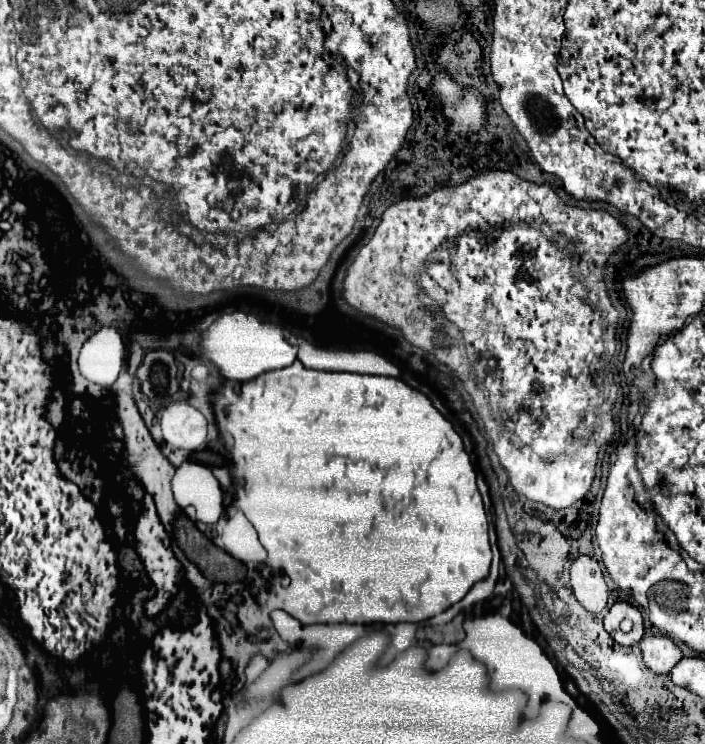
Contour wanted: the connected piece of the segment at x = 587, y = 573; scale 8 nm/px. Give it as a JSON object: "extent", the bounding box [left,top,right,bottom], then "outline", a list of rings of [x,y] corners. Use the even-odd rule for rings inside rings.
{"extent":[571,556,609,612],"outline":[[[593,556],[575,558],[575,562],[571,564],[571,588],[575,598],[585,610],[601,612],[607,606],[609,588],[603,580],[601,566]],[[581,570],[583,570],[583,576],[581,576]]]}

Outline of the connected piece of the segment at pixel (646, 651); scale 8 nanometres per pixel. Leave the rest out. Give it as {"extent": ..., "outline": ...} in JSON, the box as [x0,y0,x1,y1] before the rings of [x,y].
{"extent":[639,636,683,674],"outline":[[[647,636],[639,642],[639,646],[643,662],[647,662],[647,666],[657,674],[669,674],[671,668],[683,658],[681,650],[667,636]]]}

